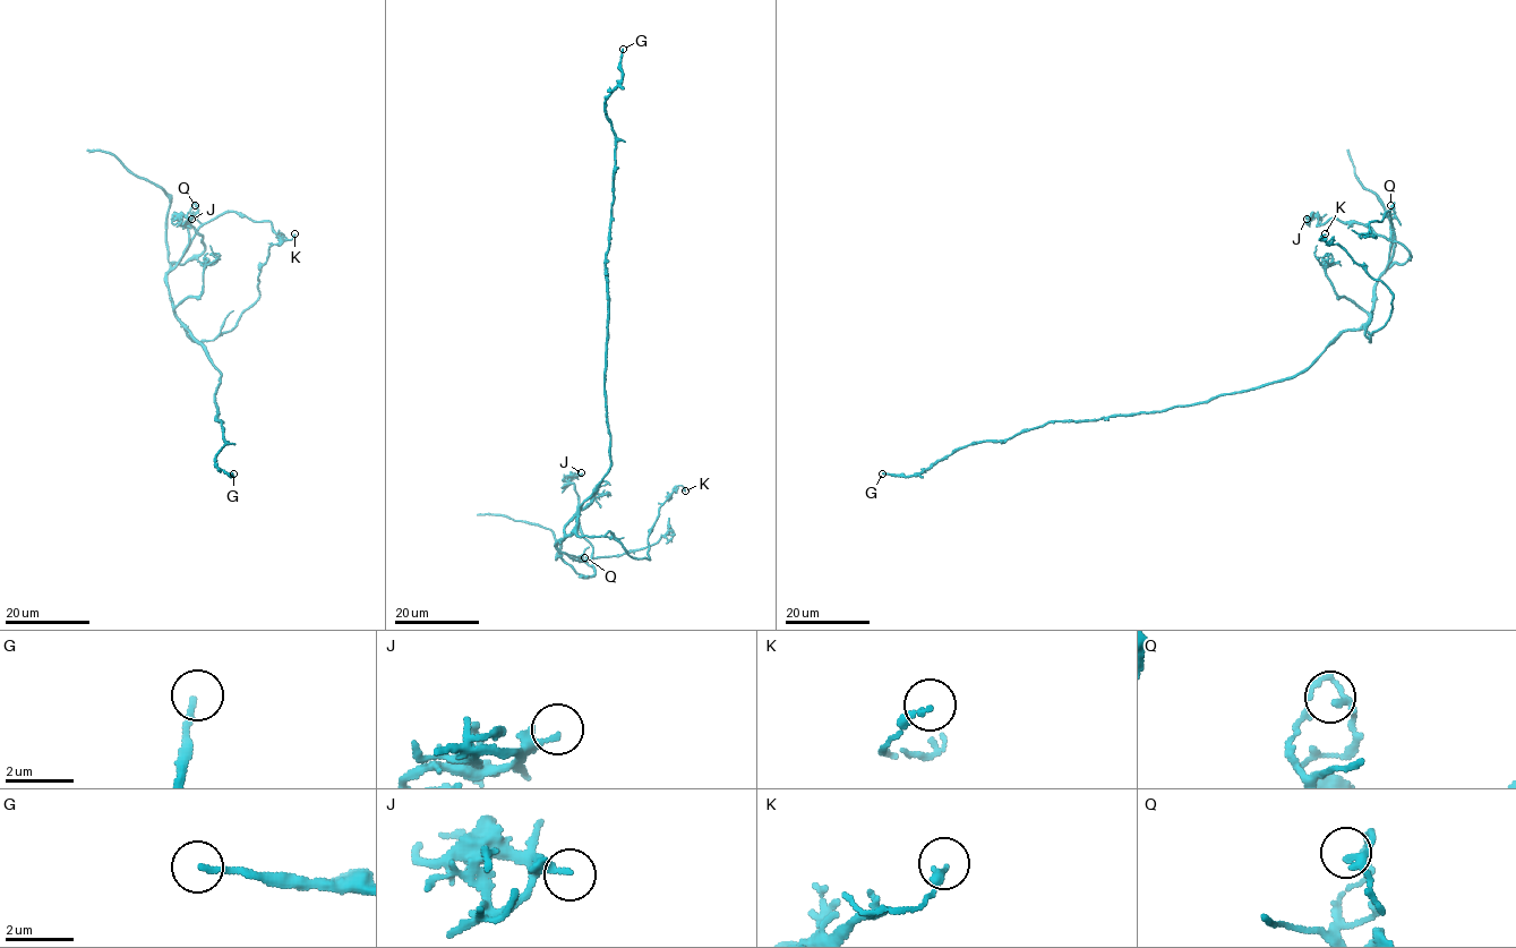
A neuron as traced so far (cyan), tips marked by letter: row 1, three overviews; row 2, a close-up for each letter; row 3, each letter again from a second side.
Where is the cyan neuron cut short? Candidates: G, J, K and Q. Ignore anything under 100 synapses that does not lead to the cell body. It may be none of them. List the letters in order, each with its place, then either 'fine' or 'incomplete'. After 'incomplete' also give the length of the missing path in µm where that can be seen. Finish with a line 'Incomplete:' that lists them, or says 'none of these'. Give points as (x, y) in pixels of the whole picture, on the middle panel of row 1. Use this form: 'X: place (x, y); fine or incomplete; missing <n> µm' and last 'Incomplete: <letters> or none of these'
G: place (623, 49); incomplete; missing 200 µm
J: place (581, 472); fine
K: place (685, 490); fine
Q: place (584, 557); fine
Incomplete: G

